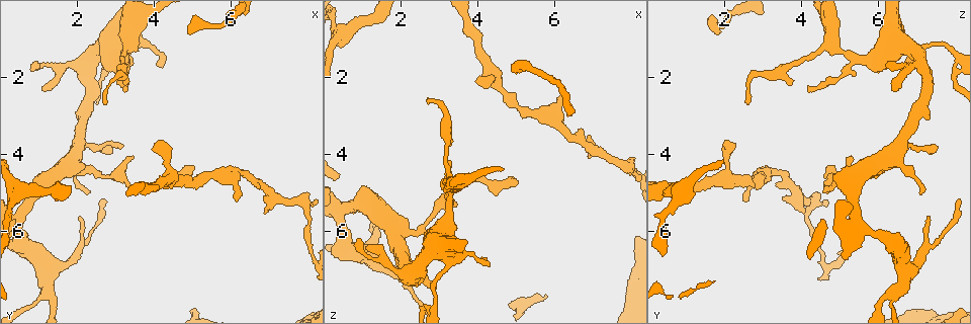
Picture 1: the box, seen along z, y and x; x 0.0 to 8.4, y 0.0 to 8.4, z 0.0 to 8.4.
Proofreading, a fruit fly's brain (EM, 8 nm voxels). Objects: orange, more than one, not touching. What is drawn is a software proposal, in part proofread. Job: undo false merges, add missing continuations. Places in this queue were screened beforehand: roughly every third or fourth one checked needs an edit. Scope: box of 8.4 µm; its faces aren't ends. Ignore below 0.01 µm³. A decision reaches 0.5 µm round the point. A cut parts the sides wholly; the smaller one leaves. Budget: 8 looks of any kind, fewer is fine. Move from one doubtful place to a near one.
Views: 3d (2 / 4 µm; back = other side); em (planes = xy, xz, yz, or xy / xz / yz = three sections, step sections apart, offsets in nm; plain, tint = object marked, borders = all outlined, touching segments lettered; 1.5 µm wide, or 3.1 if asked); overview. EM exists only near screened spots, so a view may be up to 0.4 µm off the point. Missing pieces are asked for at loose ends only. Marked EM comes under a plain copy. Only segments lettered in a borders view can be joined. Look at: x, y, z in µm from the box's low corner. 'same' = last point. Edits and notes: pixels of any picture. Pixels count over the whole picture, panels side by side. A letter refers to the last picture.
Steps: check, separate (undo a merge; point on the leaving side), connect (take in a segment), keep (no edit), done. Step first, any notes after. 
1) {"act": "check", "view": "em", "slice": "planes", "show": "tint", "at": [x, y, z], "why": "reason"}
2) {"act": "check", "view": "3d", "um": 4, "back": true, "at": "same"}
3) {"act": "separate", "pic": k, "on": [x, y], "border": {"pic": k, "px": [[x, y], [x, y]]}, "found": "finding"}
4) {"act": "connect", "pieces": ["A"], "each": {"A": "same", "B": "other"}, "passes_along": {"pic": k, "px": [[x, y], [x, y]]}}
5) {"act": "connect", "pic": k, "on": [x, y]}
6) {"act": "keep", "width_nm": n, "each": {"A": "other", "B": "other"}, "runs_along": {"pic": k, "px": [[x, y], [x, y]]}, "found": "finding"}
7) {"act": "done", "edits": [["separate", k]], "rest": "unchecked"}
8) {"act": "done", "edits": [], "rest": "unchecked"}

{"act": "check", "view": "em", "slice": "yz", "step": 4, "show": "tint", "at": [3.15, 2.30, 4.15], "why": "tapers out"}

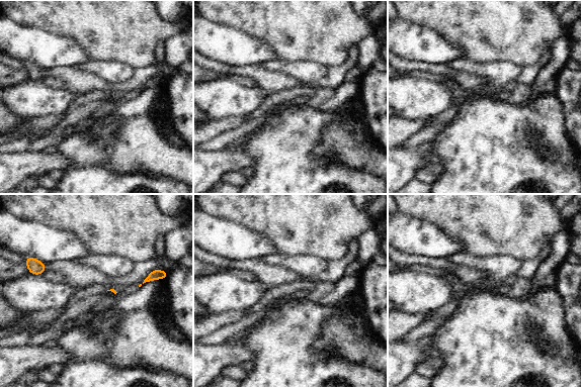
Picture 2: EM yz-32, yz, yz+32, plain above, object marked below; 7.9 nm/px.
{"act": "check", "view": "em", "slice": "planes", "show": "borders", "at": "same"}

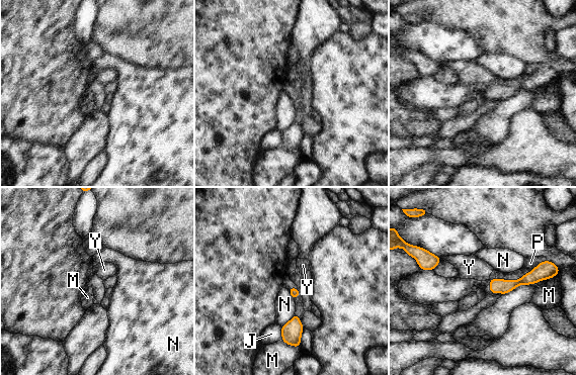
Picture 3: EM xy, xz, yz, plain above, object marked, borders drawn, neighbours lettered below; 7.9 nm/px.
{"act": "keep", "each": {"J": "other", "M": "other", "N": "other", "P": "other", "Y": "other"}, "runs_along": {"pic": 3, "px": [[543, 271], [531, 278], [492, 289]]}, "found": "no lettered segment goes on from it"}

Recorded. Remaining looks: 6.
{"act": "check", "view": "em", "slice": "xz", "step": 4, "show": "tint", "at": [4.95, 4.80, 2.75], "why": "narrows sharply"}

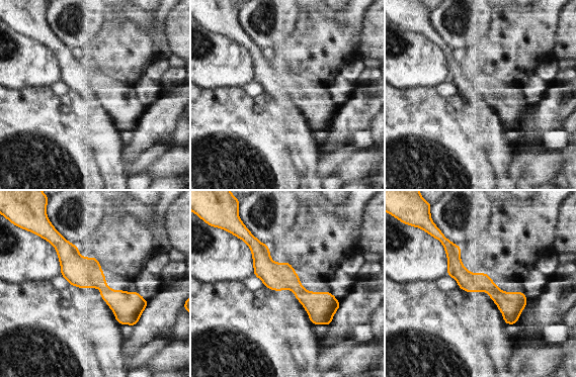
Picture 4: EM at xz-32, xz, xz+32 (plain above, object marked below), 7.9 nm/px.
{"act": "check", "view": "em", "slice": "planes", "show": "borders", "at": "same"}

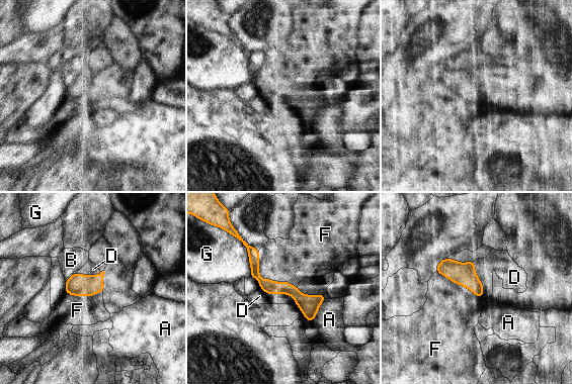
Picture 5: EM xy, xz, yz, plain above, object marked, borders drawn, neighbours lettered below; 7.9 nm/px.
{"act": "keep", "each": {"A": "other", "B": "other", "D": "other", "F": "other", "G": "other"}, "found": "all the same neuron"}

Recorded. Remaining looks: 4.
{"act": "check", "view": "em", "slice": "xy", "step": 4, "show": "tint", "at": [2.90, 3.95, 7.55]}

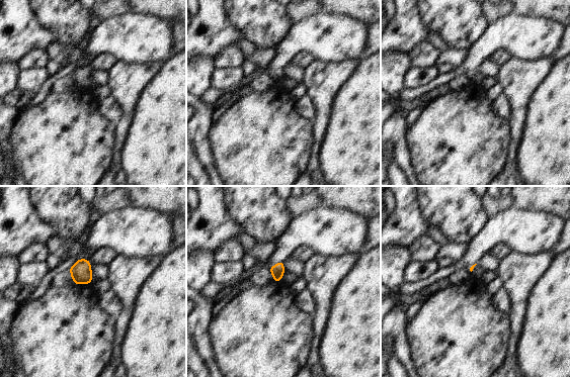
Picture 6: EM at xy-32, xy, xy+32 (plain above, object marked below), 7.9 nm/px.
{"act": "check", "view": "em", "slice": "yz", "step": 8, "show": "borders", "at": "same"}

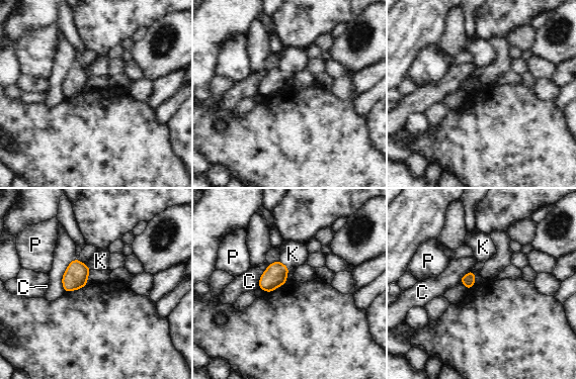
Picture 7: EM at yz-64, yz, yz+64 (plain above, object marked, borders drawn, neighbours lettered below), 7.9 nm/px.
{"act": "keep", "longest_contact_nm": ["C", 220], "each": {"C": "other", "K": "other", "P": "other"}, "border": {"pic": 7, "px": [[280, 261], [289, 268]]}, "found": "no lettered segment goes on from it"}

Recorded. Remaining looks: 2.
{"act": "done", "edits": [], "rest": "unchecked"}

